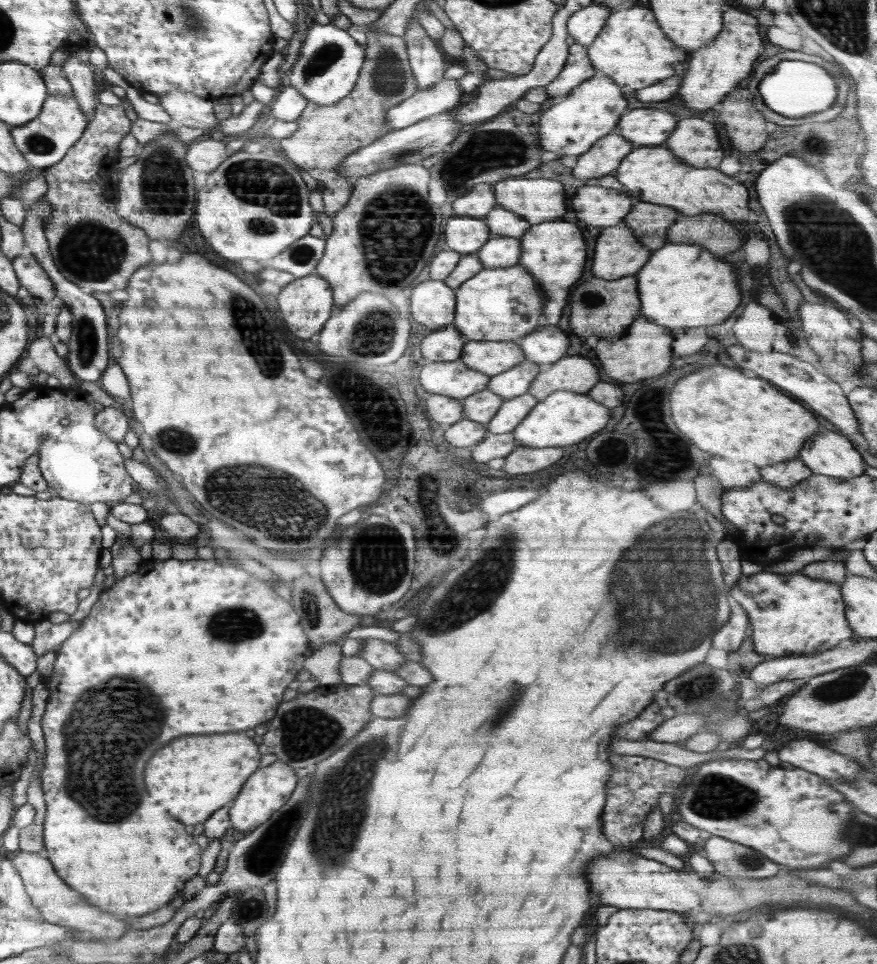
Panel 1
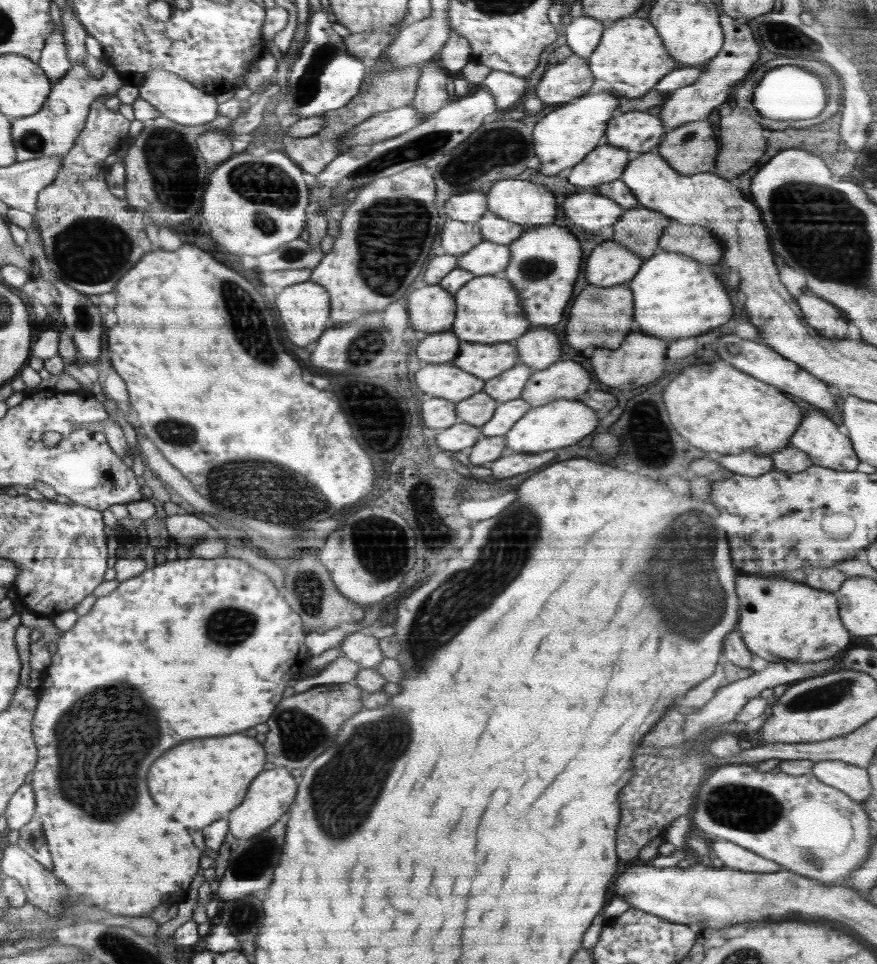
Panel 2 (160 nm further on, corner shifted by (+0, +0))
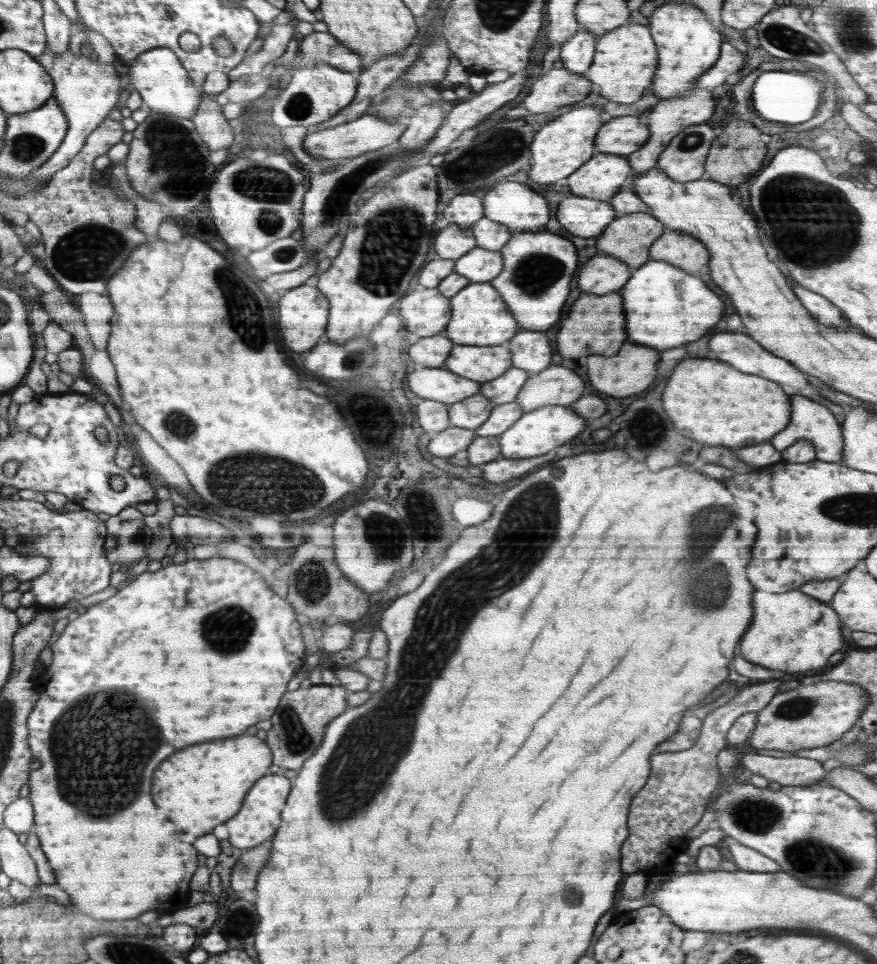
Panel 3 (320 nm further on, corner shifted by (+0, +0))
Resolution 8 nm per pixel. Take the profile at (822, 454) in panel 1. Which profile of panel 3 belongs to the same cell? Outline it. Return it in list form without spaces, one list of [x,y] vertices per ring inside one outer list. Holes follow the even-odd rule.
[[[794,395],[790,397],[790,399],[792,404],[790,422],[788,422],[788,426],[784,428],[782,432],[778,432],[778,434],[770,440],[774,448],[776,448],[779,453],[782,453],[797,440],[804,439],[813,444],[816,459],[829,463],[840,463],[843,459],[844,452],[843,434],[841,424],[836,421],[834,414],[828,410],[826,406],[822,406],[820,403],[807,397]]]

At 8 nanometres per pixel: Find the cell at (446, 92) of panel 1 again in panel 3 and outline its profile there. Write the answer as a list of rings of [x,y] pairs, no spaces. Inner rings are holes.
[[[364,114],[353,122],[334,126],[334,128],[328,128],[328,130],[318,130],[318,132],[309,130],[309,133],[304,137],[304,151],[308,151],[314,157],[332,159],[333,161],[356,157],[366,152],[389,146],[398,141],[400,136],[406,131],[407,126],[407,118],[398,119],[394,123],[388,123],[376,117],[376,115]]]

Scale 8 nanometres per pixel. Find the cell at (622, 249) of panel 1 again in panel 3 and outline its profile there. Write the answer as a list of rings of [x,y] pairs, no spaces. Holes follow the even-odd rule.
[[[597,254],[580,270],[578,288],[586,294],[604,296],[608,292],[618,292],[631,277],[631,268],[616,257]]]

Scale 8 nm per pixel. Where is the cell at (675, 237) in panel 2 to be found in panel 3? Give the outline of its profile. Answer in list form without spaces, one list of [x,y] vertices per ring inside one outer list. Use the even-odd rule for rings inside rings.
[[[666,228],[662,236],[652,243],[649,254],[649,261],[665,261],[692,274],[705,270],[710,262],[710,253],[702,242],[670,228]]]

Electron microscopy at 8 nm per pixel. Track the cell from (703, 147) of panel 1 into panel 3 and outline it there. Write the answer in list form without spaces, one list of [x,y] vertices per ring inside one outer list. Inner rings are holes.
[[[705,123],[684,128],[660,154],[656,167],[676,182],[688,183],[700,179],[717,135],[718,131]]]

